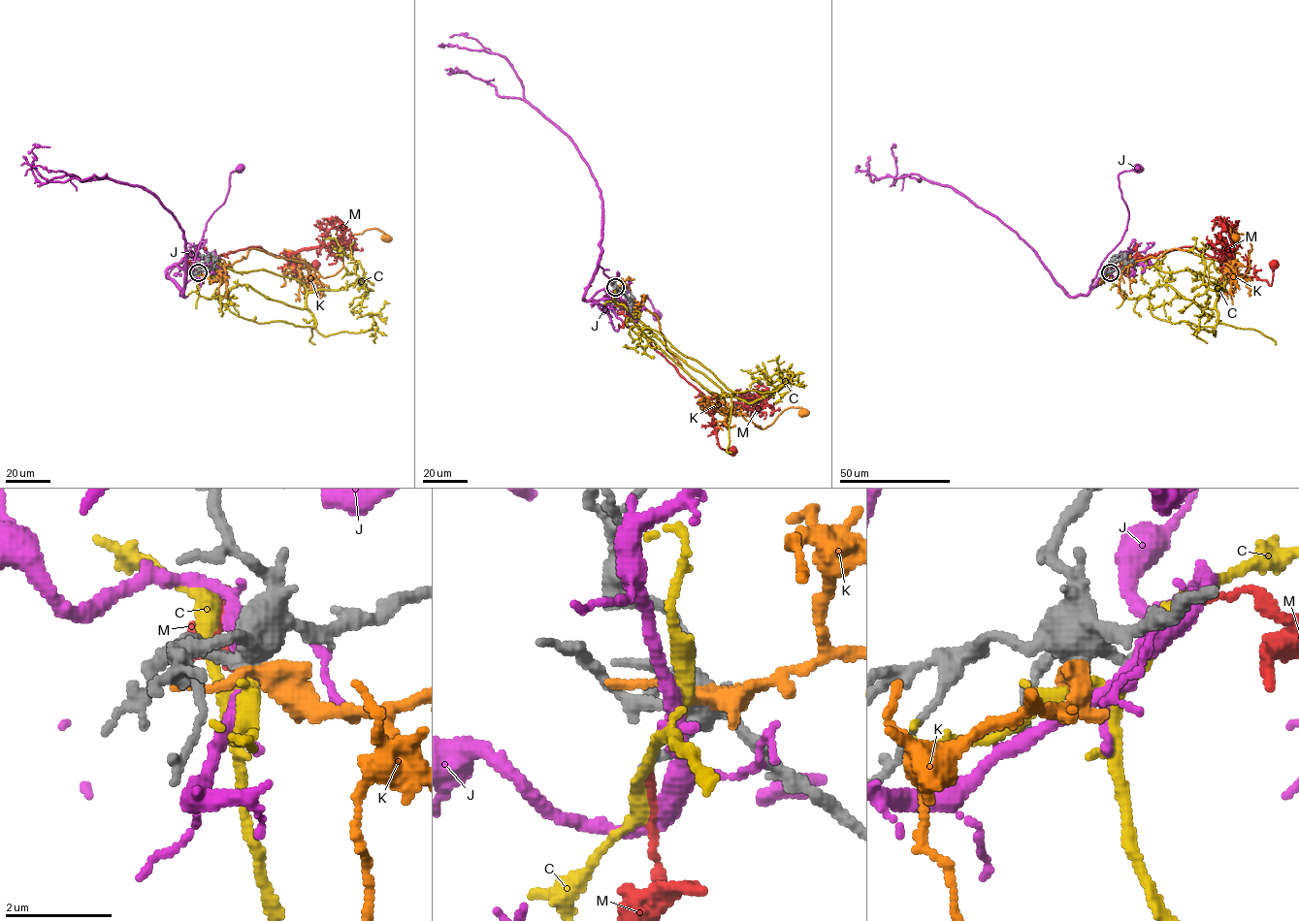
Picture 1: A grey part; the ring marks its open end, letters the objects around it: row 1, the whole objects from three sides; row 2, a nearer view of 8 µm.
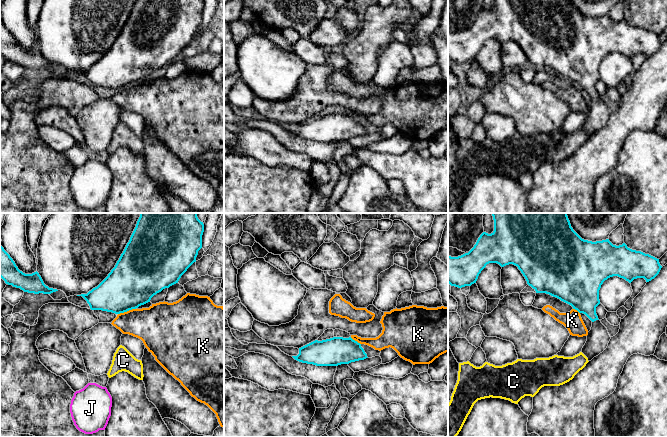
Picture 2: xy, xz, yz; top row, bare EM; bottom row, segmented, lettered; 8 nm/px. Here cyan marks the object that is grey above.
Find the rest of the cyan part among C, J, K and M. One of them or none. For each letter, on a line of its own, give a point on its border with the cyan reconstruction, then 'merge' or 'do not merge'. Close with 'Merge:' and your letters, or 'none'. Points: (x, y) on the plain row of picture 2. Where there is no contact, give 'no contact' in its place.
C: no contact | do not merge
J: no contact | do not merge
K: xy (126, 87) | do not merge
M: no contact | do not merge
Merge: none

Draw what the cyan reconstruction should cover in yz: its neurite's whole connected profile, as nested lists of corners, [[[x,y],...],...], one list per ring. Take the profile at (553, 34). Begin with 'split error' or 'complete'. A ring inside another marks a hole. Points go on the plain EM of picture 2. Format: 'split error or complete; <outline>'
split error; [[[494,0],[494,7],[491,10],[483,8],[468,29],[458,33],[448,31],[448,59],[458,64],[471,62],[489,39],[497,39],[501,43],[509,40],[517,42],[536,69],[549,70],[585,90],[592,97],[581,127],[588,137],[602,129],[611,115],[607,104],[596,90],[603,58],[613,52],[629,59],[637,54],[649,58],[662,44],[659,35],[632,26],[625,19],[616,22],[609,15],[596,18],[584,16],[573,6],[571,0]]]

